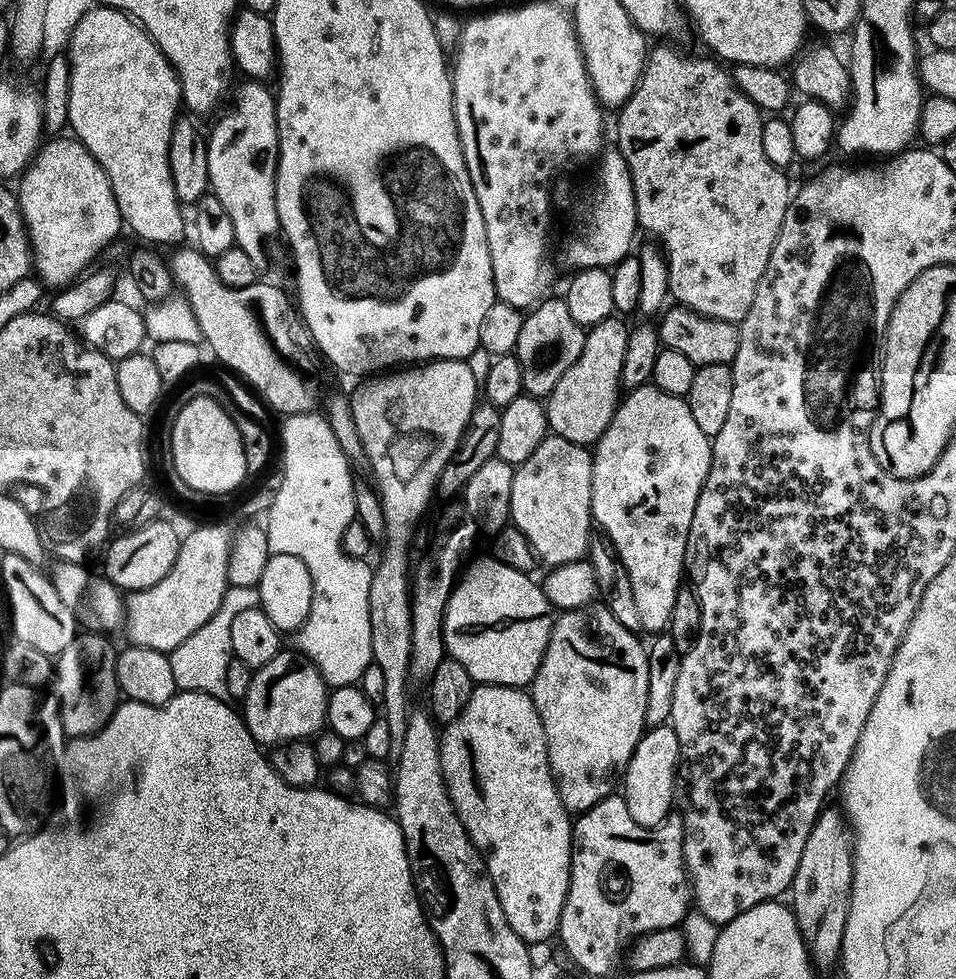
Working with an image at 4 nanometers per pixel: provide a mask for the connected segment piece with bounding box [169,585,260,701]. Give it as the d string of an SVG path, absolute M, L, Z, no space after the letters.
M228 586L223 594L222 602L212 618L169 653L171 669L179 691L206 693L210 694L211 697L218 698L220 701L229 701L231 699L229 690L226 688L227 667L234 658L230 633L231 623L234 622L235 615L259 607L259 605L259 587Z

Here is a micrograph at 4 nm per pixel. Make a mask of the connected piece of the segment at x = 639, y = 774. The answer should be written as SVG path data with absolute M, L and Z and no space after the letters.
M671 723L648 728L645 733L632 748L632 757L622 777L622 795L638 826L656 828L673 815L672 799L678 796L678 765L682 757L678 734L674 734Z

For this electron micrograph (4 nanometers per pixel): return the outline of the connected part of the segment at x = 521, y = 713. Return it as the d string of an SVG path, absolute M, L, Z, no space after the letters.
M501 684L473 687L470 702L466 702L462 714L458 714L454 722L443 725L440 757L444 781L458 818L472 844L484 857L510 930L528 945L547 943L557 935L568 893L574 820L564 807L556 777L548 765L546 734L531 695L524 688Z

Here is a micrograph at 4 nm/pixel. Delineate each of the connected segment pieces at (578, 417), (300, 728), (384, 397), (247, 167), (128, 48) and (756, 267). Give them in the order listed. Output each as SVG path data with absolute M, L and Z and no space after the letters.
M619 319L603 320L587 329L578 362L558 378L558 386L554 386L552 395L547 397L549 429L575 444L595 445L606 426L610 426L616 406L622 399L622 358L626 354L630 328Z
M281 650L273 660L266 662L266 666L253 671L250 690L246 690L242 701L244 725L261 746L308 740L326 724L324 715L330 689L319 670L305 656L299 651L291 651Z
M429 360L421 363L419 366L408 366L403 370L392 370L387 374L373 375L371 378L357 383L360 385L358 385L353 392L350 392L350 403L352 413L354 414L354 426L358 426L358 438L362 438L362 446L366 450L366 458L368 459L367 467L369 469L372 468L373 474L376 475L374 486L380 494L382 514L386 518L386 530L384 531L384 539L382 541L384 553L381 554L380 561L374 564L372 568L372 581L370 582L370 650L372 651L372 664L374 668L380 671L380 676L384 679L384 708L382 704L382 719L390 726L392 756L396 758L399 758L402 754L402 742L406 738L406 726L408 725L408 717L410 715L407 684L410 684L408 666L410 660L410 626L412 625L412 593L410 591L410 560L408 564L408 551L411 550L412 539L416 536L416 523L423 518L424 511L427 510L428 503L432 500L432 495L434 497L437 495L442 470L446 466L446 462L450 462L454 450L459 446L460 440L464 437L464 431L468 425L470 414L477 406L478 376L472 373L470 365L471 363L469 363L468 360Z
M251 78L243 81L240 89L235 89L231 97L232 105L215 117L212 133L207 133L208 141L208 187L211 195L222 202L226 214L230 214L230 223L234 225L235 247L246 250L246 255L258 266L264 266L268 260L268 239L280 232L280 219L276 205L276 159L280 153L280 139L276 125L276 98L271 91L264 89L261 81Z
M103 6L92 7L91 10L78 22L73 28L72 36L66 49L66 67L68 70L68 85L70 86L70 114L68 122L75 139L86 146L86 150L90 150L90 154L98 162L98 166L102 166L102 170L106 174L106 178L110 182L110 186L114 190L114 198L118 202L118 210L120 211L121 221L136 236L141 236L140 240L147 242L152 246L160 246L158 244L175 245L180 235L184 232L184 216L182 205L176 199L176 191L174 190L174 182L170 174L170 134L174 130L178 113L182 108L182 97L180 94L180 80L176 77L175 70L172 69L172 63L164 57L162 50L153 41L152 37L140 27L137 21L132 17L119 12L117 8L106 8Z
M659 43L660 46L649 49L647 60L644 63L644 73L640 76L638 86L634 94L626 103L618 109L620 117L616 120L615 147L619 149L622 158L629 168L630 178L633 180L634 202L637 204L637 222L641 229L649 232L651 239L658 242L668 262L668 291L671 299L677 305L692 308L698 314L739 322L750 310L754 302L754 294L758 290L758 282L762 278L762 270L766 270L766 262L770 262L770 254L774 250L774 242L780 233L780 227L784 225L788 201L790 199L790 187L785 169L774 166L762 147L762 126L765 117L762 115L756 103L732 80L732 73L723 63L704 56L688 56L676 49L666 46L667 43Z

